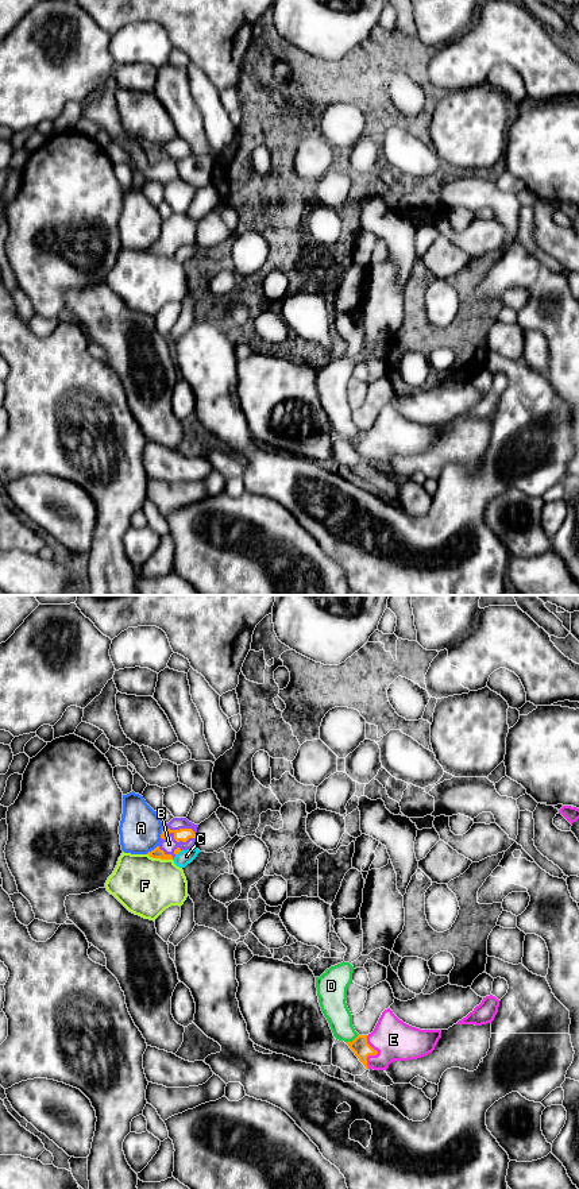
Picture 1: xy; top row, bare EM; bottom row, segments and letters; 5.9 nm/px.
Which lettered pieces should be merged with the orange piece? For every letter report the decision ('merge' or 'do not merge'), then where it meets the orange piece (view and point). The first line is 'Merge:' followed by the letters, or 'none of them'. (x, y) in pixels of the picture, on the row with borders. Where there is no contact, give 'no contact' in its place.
Merge: B, E
A: do not merge; contact xy (151, 850)
B: merge; contact xy (177, 830)
C: do not merge; contact xy (178, 852)
D: do not merge; contact xy (352, 1041)
E: merge; contact xy (375, 1054)
F: do not merge; contact xy (159, 857)

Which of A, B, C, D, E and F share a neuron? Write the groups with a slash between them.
A / B E / C / D / F

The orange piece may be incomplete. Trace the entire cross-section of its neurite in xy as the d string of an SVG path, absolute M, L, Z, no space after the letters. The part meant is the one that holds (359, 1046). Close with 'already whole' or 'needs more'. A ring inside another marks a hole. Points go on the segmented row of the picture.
M390 1008L385 1010L368 1035L346 1042L364 1068L386 1070L394 1061L409 1061L435 1050L441 1030L420 1030L399 1020Z; needs more

